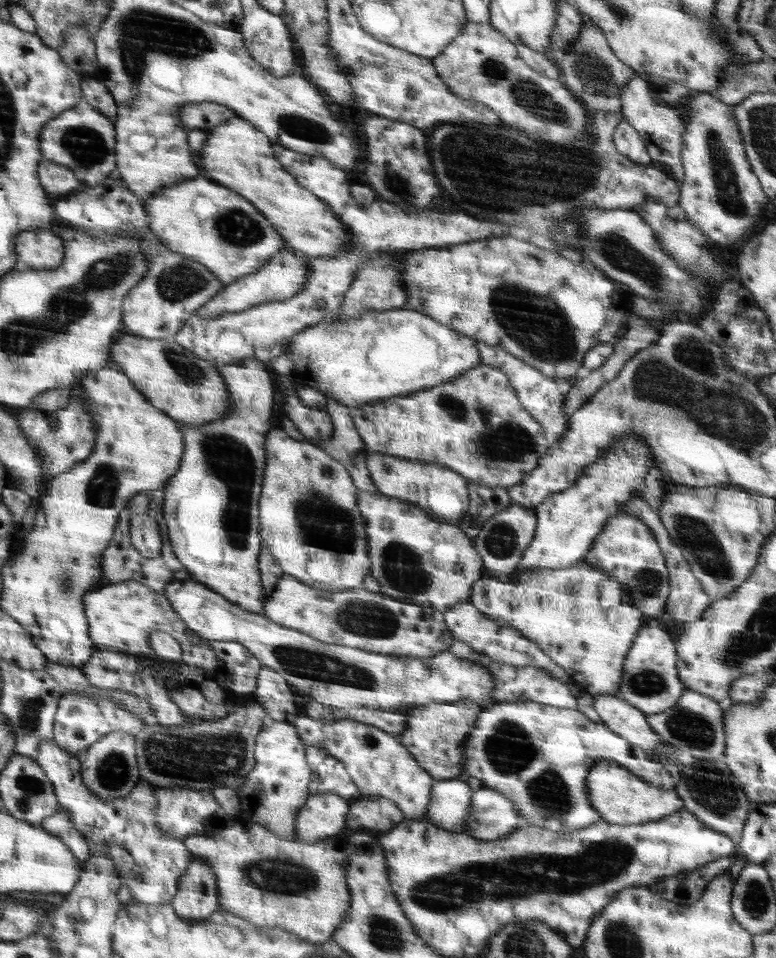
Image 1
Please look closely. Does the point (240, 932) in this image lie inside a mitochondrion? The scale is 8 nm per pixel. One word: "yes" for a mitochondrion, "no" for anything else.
no

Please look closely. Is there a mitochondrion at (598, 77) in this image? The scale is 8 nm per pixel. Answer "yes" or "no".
yes

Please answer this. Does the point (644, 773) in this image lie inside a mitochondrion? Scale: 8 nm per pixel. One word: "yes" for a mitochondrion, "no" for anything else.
no

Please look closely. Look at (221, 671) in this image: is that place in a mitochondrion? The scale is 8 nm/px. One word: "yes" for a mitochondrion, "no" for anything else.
no

